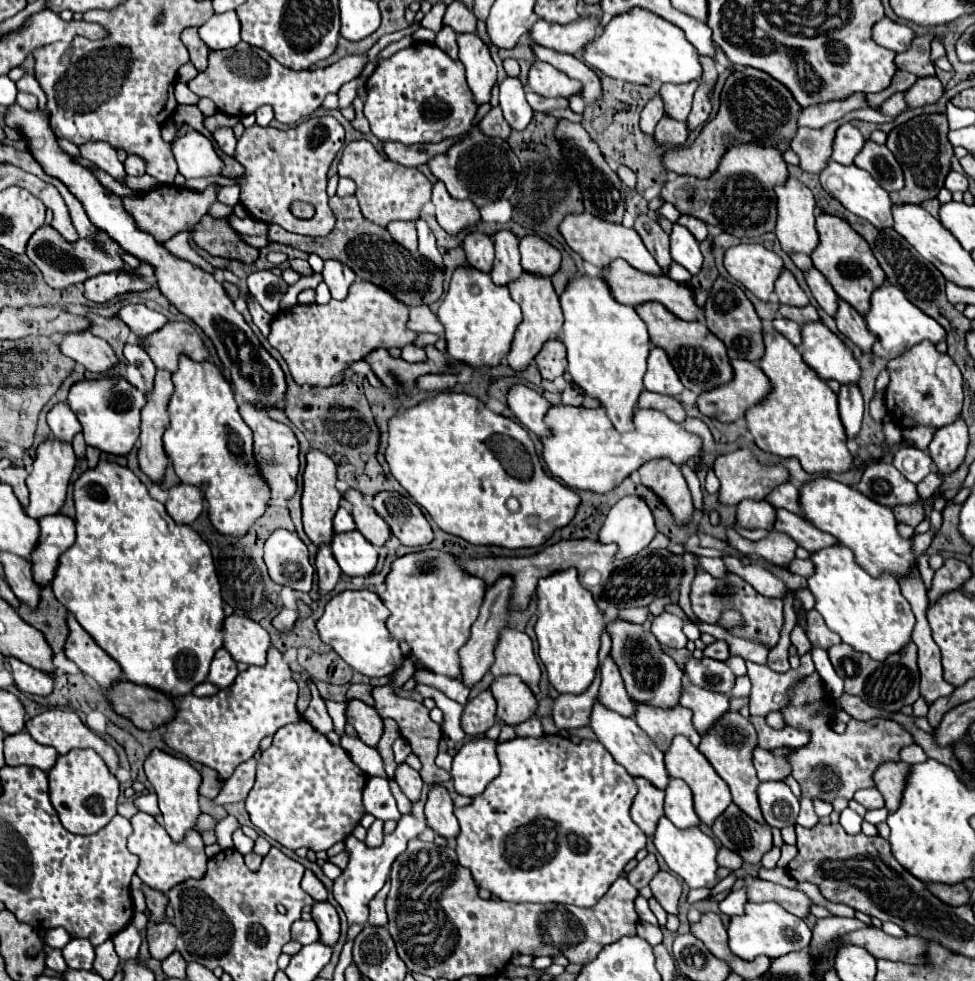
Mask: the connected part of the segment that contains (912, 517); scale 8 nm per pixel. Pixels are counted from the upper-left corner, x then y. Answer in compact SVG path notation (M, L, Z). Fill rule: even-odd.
M899 505L899 507L891 507L897 523L905 523L911 527L917 527L925 513L923 513L923 505Z

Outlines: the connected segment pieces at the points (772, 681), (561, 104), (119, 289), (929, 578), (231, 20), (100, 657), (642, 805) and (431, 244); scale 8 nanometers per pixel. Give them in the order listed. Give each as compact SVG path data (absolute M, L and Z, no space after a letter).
M811 651L801 655L799 669L789 669L787 673L775 673L767 665L759 665L747 661L747 675L753 683L751 697L749 697L749 713L765 717L769 711L777 711L779 707L787 705L787 689L791 683L811 675L815 671Z
M527 89L527 101L533 107L533 111L555 111L555 109L569 109L569 101L563 97L557 99L547 99L547 97L539 97L535 93L531 93Z
M115 271L105 273L93 279L85 281L85 297L95 303L105 303L117 295L129 293L129 291L145 291L151 285L139 277L139 275L127 275L127 271Z
M923 555L921 559L919 559L919 571L921 571L921 577L923 577L923 583L925 583L925 587L929 589L931 587L931 583L933 583L933 576L935 571L927 565L927 555Z
M225 11L213 15L205 25L199 27L199 37L207 43L209 49L229 49L241 41L241 25L235 11Z
M69 615L69 637L65 643L65 655L71 659L85 675L95 679L103 687L111 687L115 679L123 679L123 671L113 659L93 641L93 637Z
M633 779L637 785L637 795L631 805L631 819L639 825L639 829L645 835L653 835L659 817L663 815L663 797L665 793L659 789L653 789L647 779Z
M423 219L415 221L417 225L417 233L419 233L419 253L429 261L429 263L435 263L435 267L439 269L445 269L443 265L443 255L439 253L437 245L435 245L435 237L431 233L431 229L427 227L427 223Z

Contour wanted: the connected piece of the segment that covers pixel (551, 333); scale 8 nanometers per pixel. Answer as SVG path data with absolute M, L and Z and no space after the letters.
M523 271L519 279L515 279L515 283L509 283L507 285L509 291L511 291L511 297L521 305L523 309L523 321L519 323L517 327L517 333L515 333L515 339L513 339L513 345L511 345L511 351L509 351L509 357L507 357L507 363L513 367L513 369L525 369L533 357L539 353L541 345L547 341L547 339L557 339L559 331L561 331L561 325L563 325L563 311L561 311L561 305L559 305L559 297L551 285L551 279L549 277L543 277L543 275L535 275L535 273L529 273L529 271Z

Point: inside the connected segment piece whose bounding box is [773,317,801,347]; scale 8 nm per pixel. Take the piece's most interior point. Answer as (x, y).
(790, 329)

